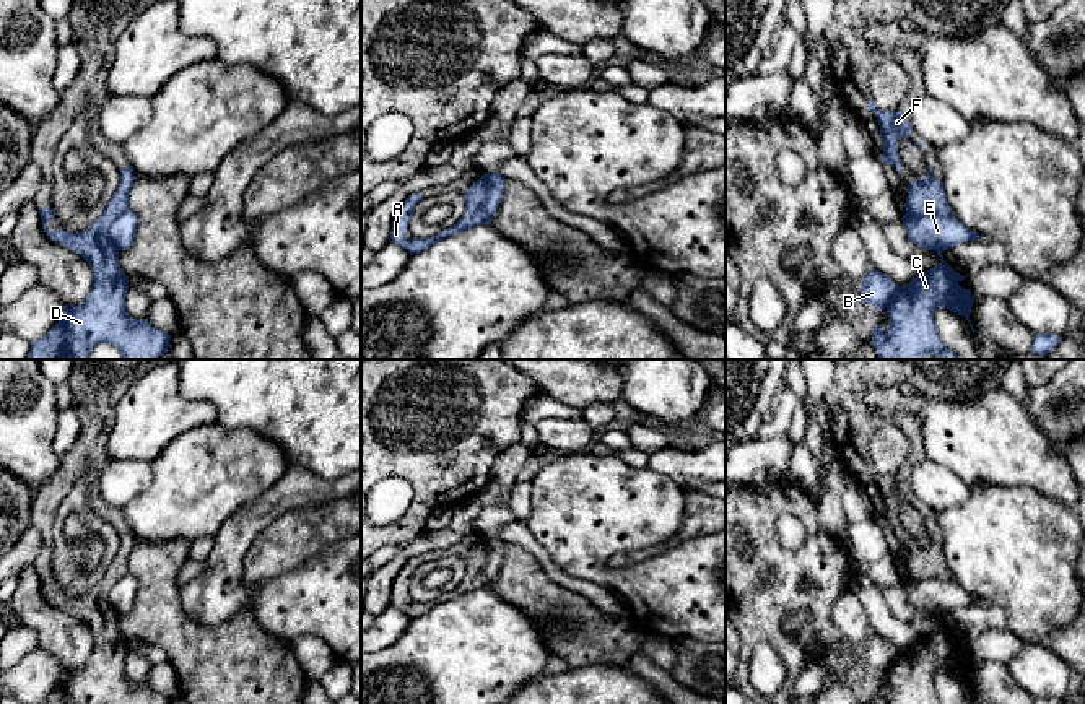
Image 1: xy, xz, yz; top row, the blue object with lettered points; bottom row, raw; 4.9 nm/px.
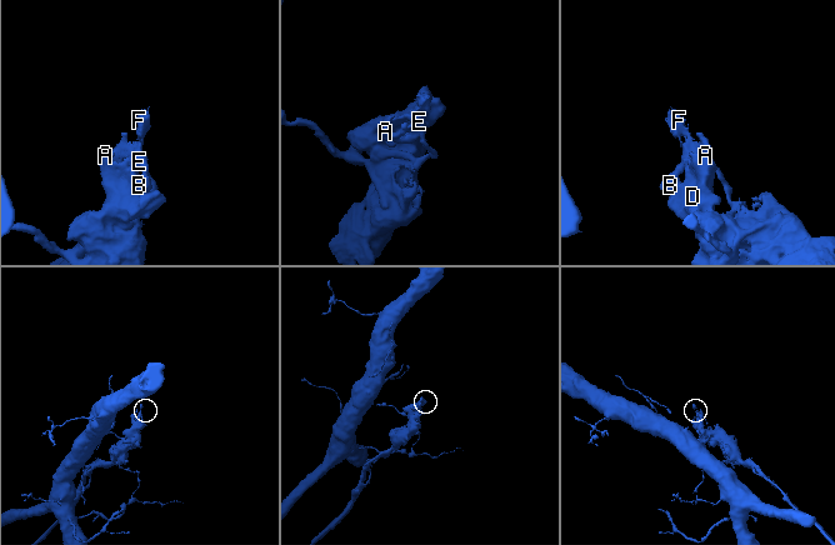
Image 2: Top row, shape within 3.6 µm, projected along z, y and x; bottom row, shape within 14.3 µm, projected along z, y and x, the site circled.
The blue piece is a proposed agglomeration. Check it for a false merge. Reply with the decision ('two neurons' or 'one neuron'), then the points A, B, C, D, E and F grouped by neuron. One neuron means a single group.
two neurons; groups A C D F / B E

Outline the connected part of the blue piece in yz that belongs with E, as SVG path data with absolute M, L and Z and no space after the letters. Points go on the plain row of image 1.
M906 577L903 580L903 587L906 590L908 603L917 611L924 611L927 615L943 616L973 603L973 595L955 580L913 580Z

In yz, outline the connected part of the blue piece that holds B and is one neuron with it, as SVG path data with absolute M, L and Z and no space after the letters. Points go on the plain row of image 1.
M872 632L861 649L861 668L870 668L878 675L890 670L900 650L885 637Z

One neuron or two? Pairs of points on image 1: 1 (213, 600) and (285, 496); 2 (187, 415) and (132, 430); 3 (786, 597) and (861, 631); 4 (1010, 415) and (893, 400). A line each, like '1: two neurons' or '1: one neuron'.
1: one neuron
2: one neuron
3: two neurons
4: one neuron

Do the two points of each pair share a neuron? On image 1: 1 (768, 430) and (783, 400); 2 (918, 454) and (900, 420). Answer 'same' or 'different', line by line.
1: same
2: same

